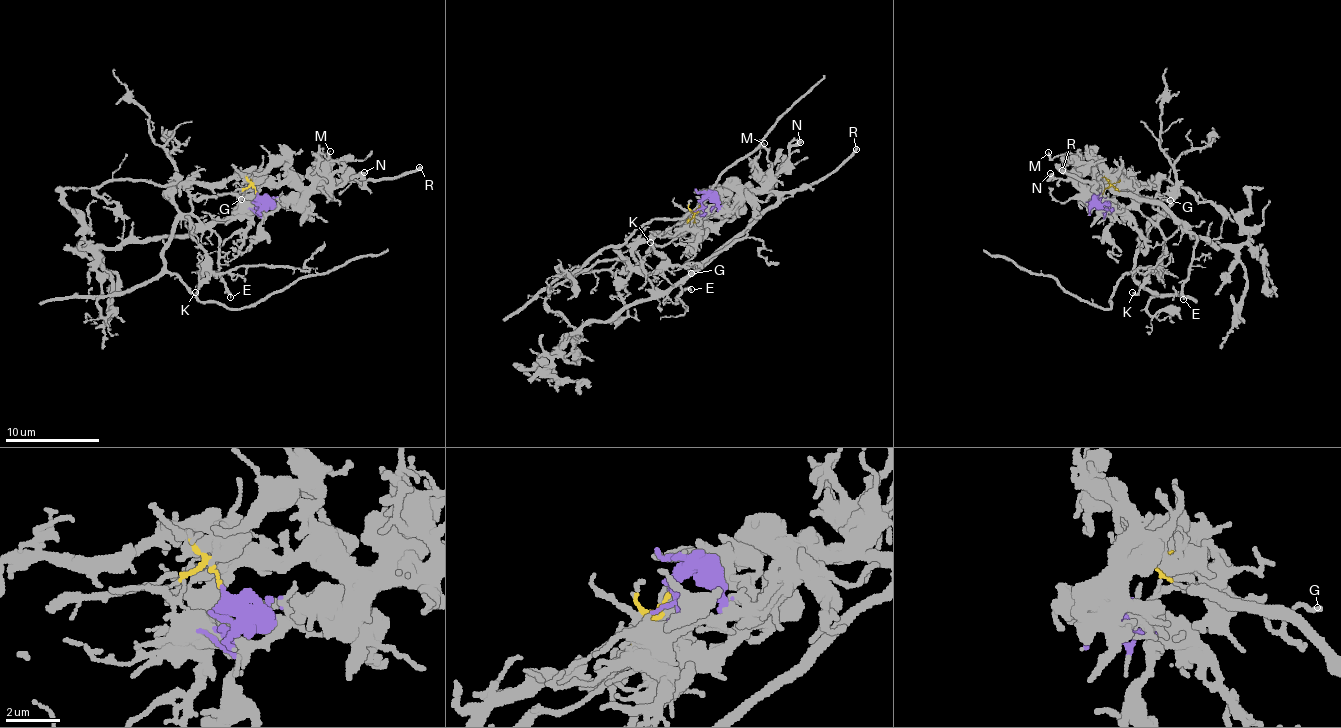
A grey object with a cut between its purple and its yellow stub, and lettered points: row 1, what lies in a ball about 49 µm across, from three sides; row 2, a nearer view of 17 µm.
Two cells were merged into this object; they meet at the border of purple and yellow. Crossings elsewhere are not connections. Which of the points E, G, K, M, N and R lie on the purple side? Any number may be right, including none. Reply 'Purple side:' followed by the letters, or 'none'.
Purple side: G, M, N, R

